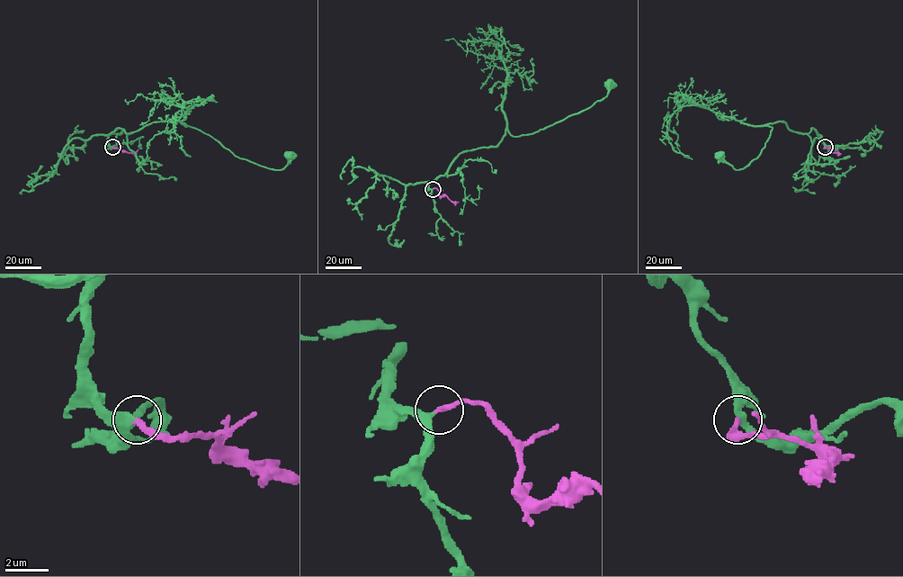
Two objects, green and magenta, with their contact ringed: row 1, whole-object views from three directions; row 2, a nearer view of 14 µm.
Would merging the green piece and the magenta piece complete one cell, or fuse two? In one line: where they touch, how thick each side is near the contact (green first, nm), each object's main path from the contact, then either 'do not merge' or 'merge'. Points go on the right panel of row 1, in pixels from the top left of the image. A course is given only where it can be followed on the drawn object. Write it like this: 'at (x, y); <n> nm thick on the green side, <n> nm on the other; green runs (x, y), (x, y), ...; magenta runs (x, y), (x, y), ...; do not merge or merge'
at (825, 147); 280 nm thick on the green side, 260 nm on the other; green runs (824, 147), (813, 128), (799, 133), (777, 121), (765, 125), (772, 128), (765, 146), (745, 168), (721, 156); magenta runs (824, 147), (836, 153), (837, 149); merge

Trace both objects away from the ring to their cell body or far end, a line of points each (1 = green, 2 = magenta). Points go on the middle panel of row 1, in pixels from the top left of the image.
1: (433, 188), (428, 184), (459, 155), (496, 147), (506, 130), (514, 136), (543, 130), (592, 106), (611, 85)
2: (433, 188), (436, 188), (441, 196), (458, 202)

